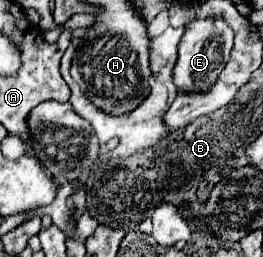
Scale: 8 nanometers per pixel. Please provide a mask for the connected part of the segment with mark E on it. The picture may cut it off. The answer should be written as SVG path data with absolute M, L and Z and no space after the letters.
M222 17L194 19L186 25L178 45L178 63L174 67L174 83L180 91L206 91L218 79L234 45L234 31Z

